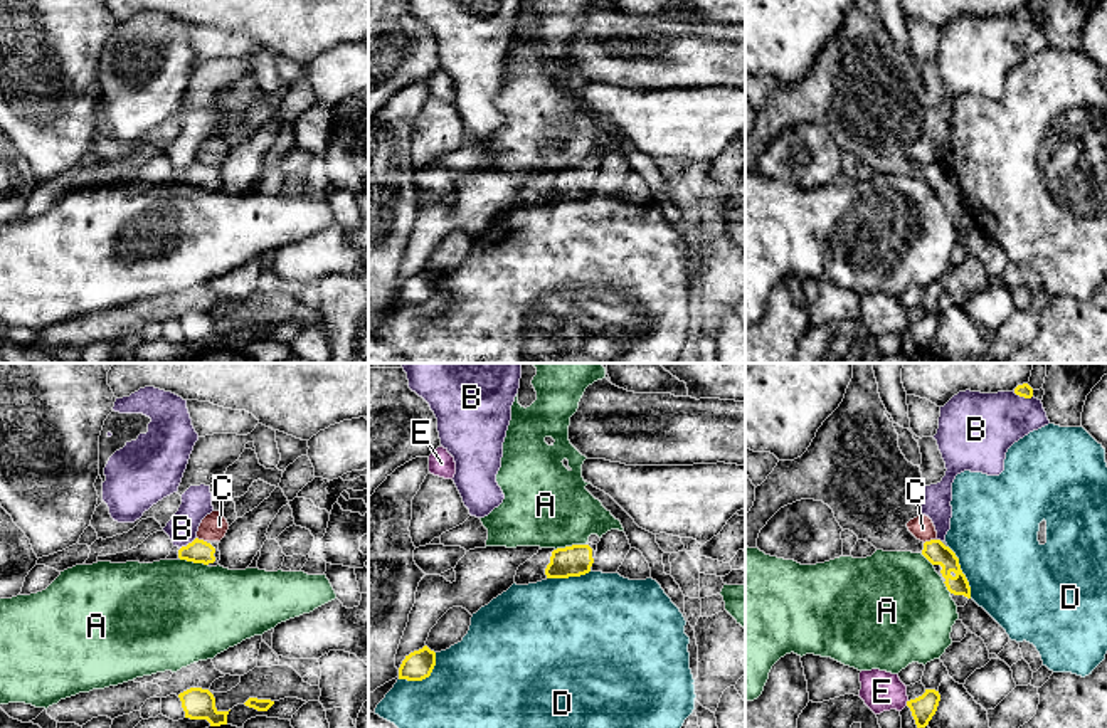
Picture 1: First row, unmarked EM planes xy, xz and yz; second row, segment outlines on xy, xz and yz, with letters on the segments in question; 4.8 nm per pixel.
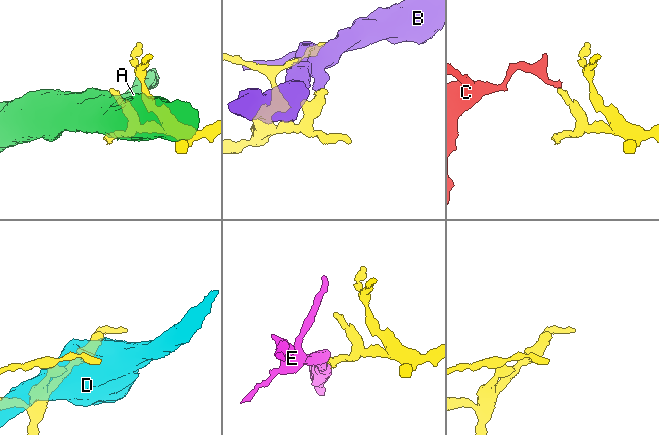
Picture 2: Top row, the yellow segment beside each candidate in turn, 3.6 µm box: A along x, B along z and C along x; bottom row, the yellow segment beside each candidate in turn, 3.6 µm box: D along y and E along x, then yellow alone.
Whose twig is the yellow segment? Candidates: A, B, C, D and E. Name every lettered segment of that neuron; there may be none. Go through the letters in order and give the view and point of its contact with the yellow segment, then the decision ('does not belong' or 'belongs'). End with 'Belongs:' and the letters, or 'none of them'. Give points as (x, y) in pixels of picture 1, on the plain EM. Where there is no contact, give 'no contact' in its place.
A: xy (194, 185) | does not belong
B: yz (1023, 19) | does not belong
C: yz (931, 163) | does not belong
D: xz (424, 301) | does not belong
E: yz (907, 327) | does not belong
Belongs: none of them

